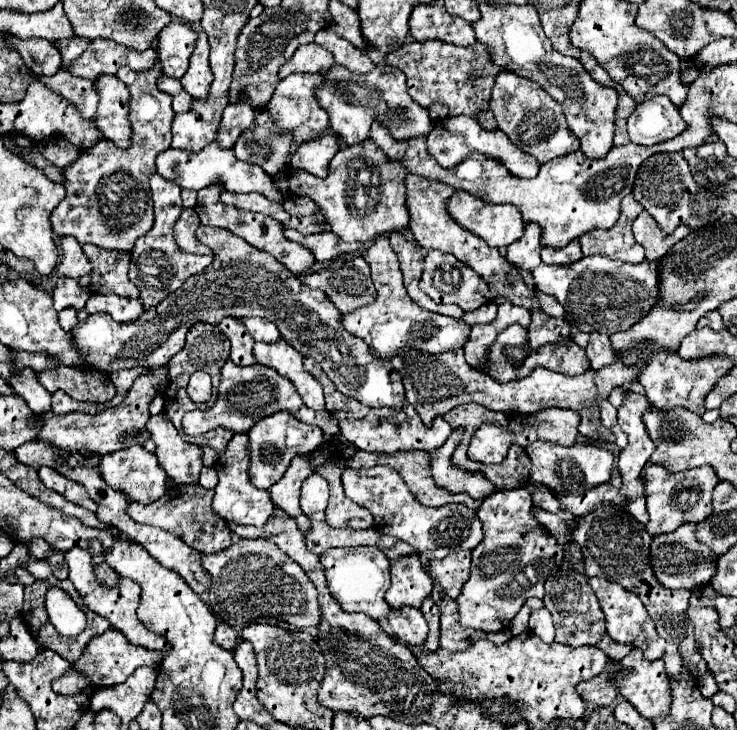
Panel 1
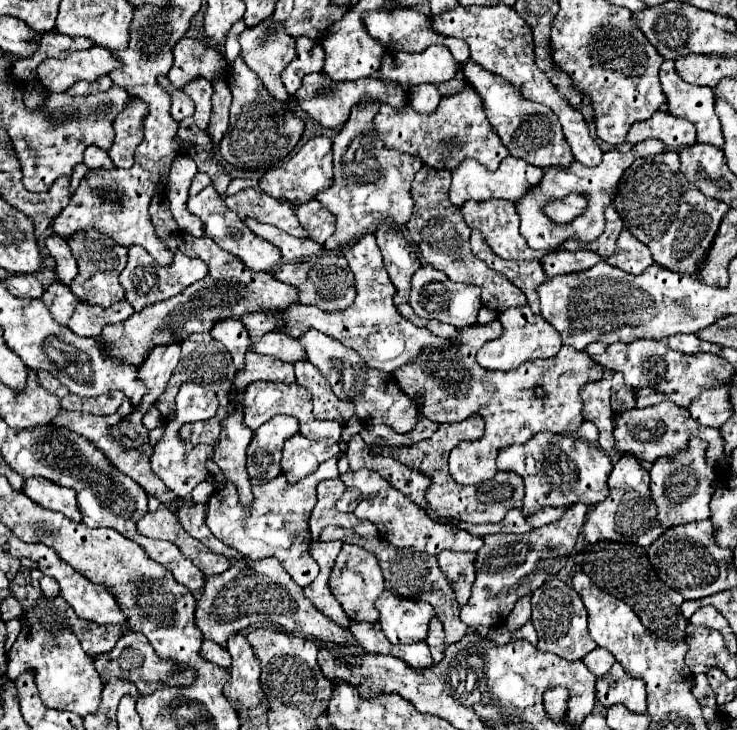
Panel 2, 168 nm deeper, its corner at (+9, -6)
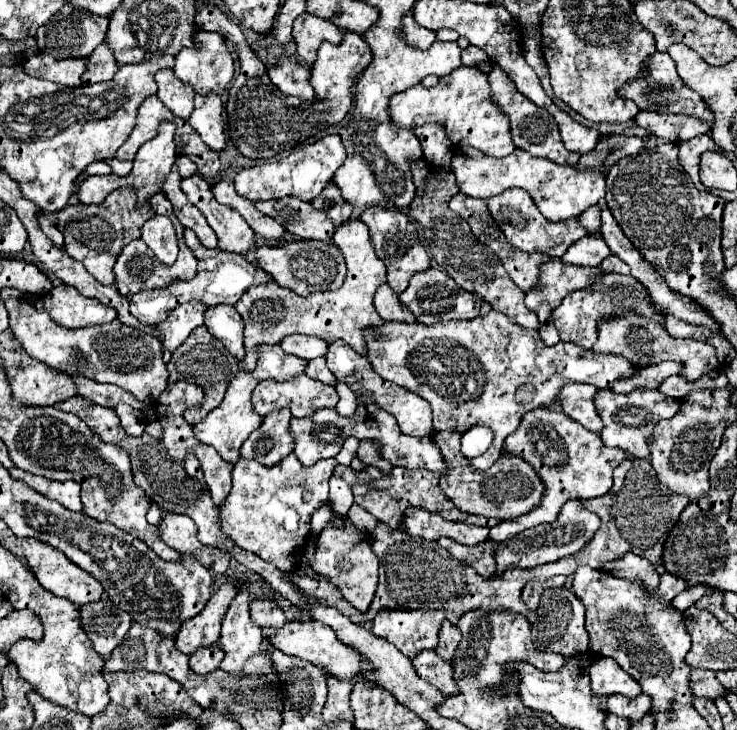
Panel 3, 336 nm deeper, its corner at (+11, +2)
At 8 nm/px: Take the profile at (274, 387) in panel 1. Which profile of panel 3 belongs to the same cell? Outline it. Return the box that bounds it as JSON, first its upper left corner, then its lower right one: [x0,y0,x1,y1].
[253,375,339,417]

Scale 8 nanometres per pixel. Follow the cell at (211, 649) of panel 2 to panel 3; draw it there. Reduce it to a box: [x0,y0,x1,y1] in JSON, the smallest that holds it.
[189,647,225,673]

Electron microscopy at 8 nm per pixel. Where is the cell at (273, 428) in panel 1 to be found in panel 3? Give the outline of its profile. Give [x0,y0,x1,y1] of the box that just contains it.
[241,409,293,467]

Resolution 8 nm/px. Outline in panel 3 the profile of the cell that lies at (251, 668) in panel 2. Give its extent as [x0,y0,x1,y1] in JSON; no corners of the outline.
[219,589,263,673]

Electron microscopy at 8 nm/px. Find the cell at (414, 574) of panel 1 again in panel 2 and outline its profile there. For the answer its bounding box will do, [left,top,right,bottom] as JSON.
[375,589,435,645]

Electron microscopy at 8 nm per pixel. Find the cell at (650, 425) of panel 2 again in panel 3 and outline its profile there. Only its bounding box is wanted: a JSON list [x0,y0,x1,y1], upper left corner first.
[597,389,680,459]

